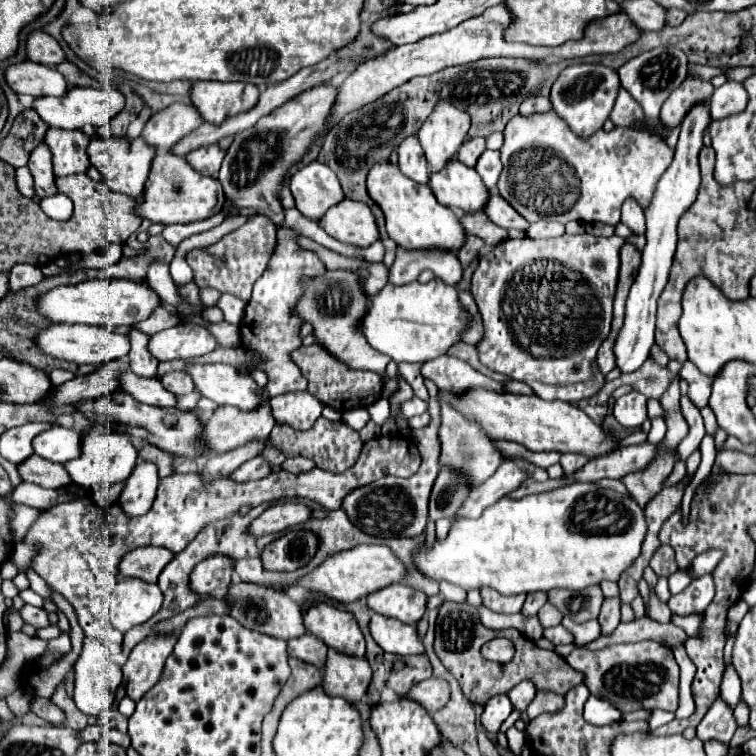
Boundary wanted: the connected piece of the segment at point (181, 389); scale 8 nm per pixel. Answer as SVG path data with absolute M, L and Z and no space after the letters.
M186 371L166 373L160 381L164 385L168 385L170 393L176 393L176 395L186 395L186 393L192 393L194 391L194 381L192 381L190 373L186 373Z

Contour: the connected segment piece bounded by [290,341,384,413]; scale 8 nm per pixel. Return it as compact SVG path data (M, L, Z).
M316 341L310 347L302 345L296 351L292 351L290 359L300 367L302 375L308 379L308 393L312 393L318 401L336 409L338 413L344 413L344 411L350 411L356 407L368 407L382 397L384 381L378 373L350 369L346 363L336 359L328 349L324 349Z

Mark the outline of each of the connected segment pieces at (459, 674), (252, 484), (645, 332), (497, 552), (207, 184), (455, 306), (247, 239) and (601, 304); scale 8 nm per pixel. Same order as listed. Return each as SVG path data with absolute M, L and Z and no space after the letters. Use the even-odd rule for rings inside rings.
M450 601L442 603L440 613L438 613L438 621L436 621L434 649L436 649L436 655L440 657L442 665L458 679L458 683L464 691L464 697L470 703L478 703L478 705L484 705L490 697L494 697L498 693L508 693L512 687L516 687L524 679L532 681L536 691L552 691L558 695L566 695L572 687L582 683L580 673L572 671L572 667L566 661L562 665L562 657L556 651L546 653L544 649L536 647L536 643L530 641L518 629L494 631L494 629L484 627L480 623L478 609L470 607L468 603L450 603ZM494 637L508 637L514 641L514 647L516 647L514 661L490 663L480 655L480 647Z
M374 437L364 443L362 453L350 469L344 473L328 473L322 469L312 469L308 473L288 473L278 471L270 473L264 479L258 481L244 481L236 483L230 477L220 477L212 481L204 481L200 473L188 473L188 475L172 475L164 479L158 487L156 501L144 517L132 521L130 517L124 517L116 505L110 505L108 509L100 509L90 497L62 503L56 507L50 507L40 513L36 523L28 529L24 541L40 545L42 551L38 553L34 561L34 571L48 583L48 587L56 593L60 593L76 611L78 623L84 629L86 637L96 637L104 641L110 655L118 655L122 651L122 633L110 625L110 595L112 587L116 585L116 569L120 559L146 545L154 547L166 547L172 553L182 551L196 533L208 523L216 521L220 517L228 517L228 513L236 513L236 509L246 505L260 505L266 501L276 501L284 497L304 497L312 499L326 509L340 509L344 497L358 487L364 487L380 477L396 475L396 477L410 477L420 467L420 453L412 439L398 437Z
M696 105L684 117L682 121L682 133L676 145L676 157L672 165L666 169L666 173L660 177L660 181L654 187L654 195L644 209L646 215L646 247L642 251L642 265L636 275L636 281L630 289L628 301L626 301L626 319L624 325L616 337L614 343L614 357L616 357L616 367L620 373L634 373L642 367L642 363L648 359L650 349L654 345L654 323L656 323L656 303L658 297L664 291L664 285L668 283L668 269L674 259L676 251L676 225L680 217L688 211L688 207L696 201L698 187L700 187L700 169L698 169L698 153L702 149L702 133L706 125L710 123L710 113L706 105Z
M574 483L570 487L564 487L564 489L556 489L556 491L550 491L550 493L542 493L542 495L532 495L532 497L522 497L518 501L512 501L512 499L500 499L496 505L488 507L478 519L458 519L452 527L450 527L450 533L444 541L438 541L434 543L432 549L428 549L426 545L422 545L416 553L414 553L414 561L418 565L418 569L440 581L450 581L454 585L460 585L464 589L480 589L484 585L496 589L500 595L518 595L518 593L532 593L532 591L550 591L550 589L572 589L572 591L580 591L580 589L586 589L590 585L600 585L602 581L618 581L620 575L638 559L640 555L640 549L642 549L642 541L646 537L646 531L648 531L648 525L646 525L646 517L644 517L644 509L632 499L628 497L626 493L618 493L618 491L612 491L612 489L602 489L594 483Z
M158 153L152 159L150 175L144 185L144 193L136 203L136 215L152 223L172 225L172 223L192 223L208 219L216 213L220 183L214 177L206 177L194 171L188 161L174 153Z
M434 277L428 283L406 283L406 285L392 285L386 283L372 299L368 305L366 315L360 319L360 331L366 337L368 345L376 349L378 353L384 353L392 357L396 363L426 363L436 357L446 355L446 351L462 341L462 333L470 327L472 315L460 305L458 299L458 289L444 283L440 277Z
M254 215L236 231L224 235L218 243L190 251L186 255L186 261L194 271L196 285L214 287L220 293L230 293L240 297L242 301L250 301L252 285L264 273L272 257L274 245L276 245L276 225L266 215Z
M562 235L556 239L530 239L530 237L522 237L522 239L506 239L502 243L498 243L490 253L486 253L480 259L478 269L474 271L472 277L472 297L478 303L478 309L482 313L484 319L484 327L486 327L486 335L484 339L478 343L478 353L480 353L480 361L482 365L486 365L488 369L496 371L496 373L504 373L516 381L524 381L526 385L530 385L538 397L544 399L560 399L560 401L580 401L580 399L588 399L592 397L592 393L598 393L604 385L604 375L596 373L596 383L592 381L592 359L596 359L596 351L602 345L602 341L608 337L610 333L610 323L612 323L612 301L614 301L614 293L616 293L616 283L618 283L618 269L620 269L620 249L626 243L624 237L612 235L612 237L596 237L596 235ZM596 261L602 263L602 267L596 267Z

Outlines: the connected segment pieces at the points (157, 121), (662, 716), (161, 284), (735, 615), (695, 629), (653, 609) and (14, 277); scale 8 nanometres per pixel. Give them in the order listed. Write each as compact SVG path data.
M172 103L170 107L150 117L142 131L142 137L148 145L162 151L170 151L170 147L174 147L180 141L180 137L186 137L200 125L202 117L194 105Z
M656 709L656 711L652 711L652 717L650 717L648 725L650 725L650 729L654 731L654 729L658 729L660 725L669 723L673 719L675 719L674 713Z
M152 263L148 267L148 285L160 295L160 299L168 305L178 305L182 299L178 295L176 283L170 277L166 263Z
M740 599L740 601L736 601L736 603L728 609L728 619L738 623L738 621L742 621L742 617L744 617L748 611L750 611L750 605Z
M700 613L700 615L688 615L688 617L676 617L674 615L674 623L678 627L682 627L690 637L700 637L702 621L704 621L704 613Z
M650 589L650 611L648 611L648 617L658 621L658 623L672 623L672 613L670 613L668 605L660 603L652 589Z
M14 265L10 269L8 293L10 291L16 293L18 289L22 291L22 289L26 289L30 285L38 285L42 279L44 279L44 275L42 275L42 271L38 267L34 267L34 265Z

